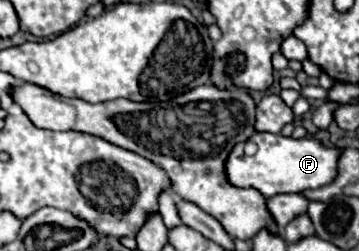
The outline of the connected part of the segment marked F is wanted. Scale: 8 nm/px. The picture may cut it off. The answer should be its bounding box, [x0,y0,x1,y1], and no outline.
[228,132,342,198]

